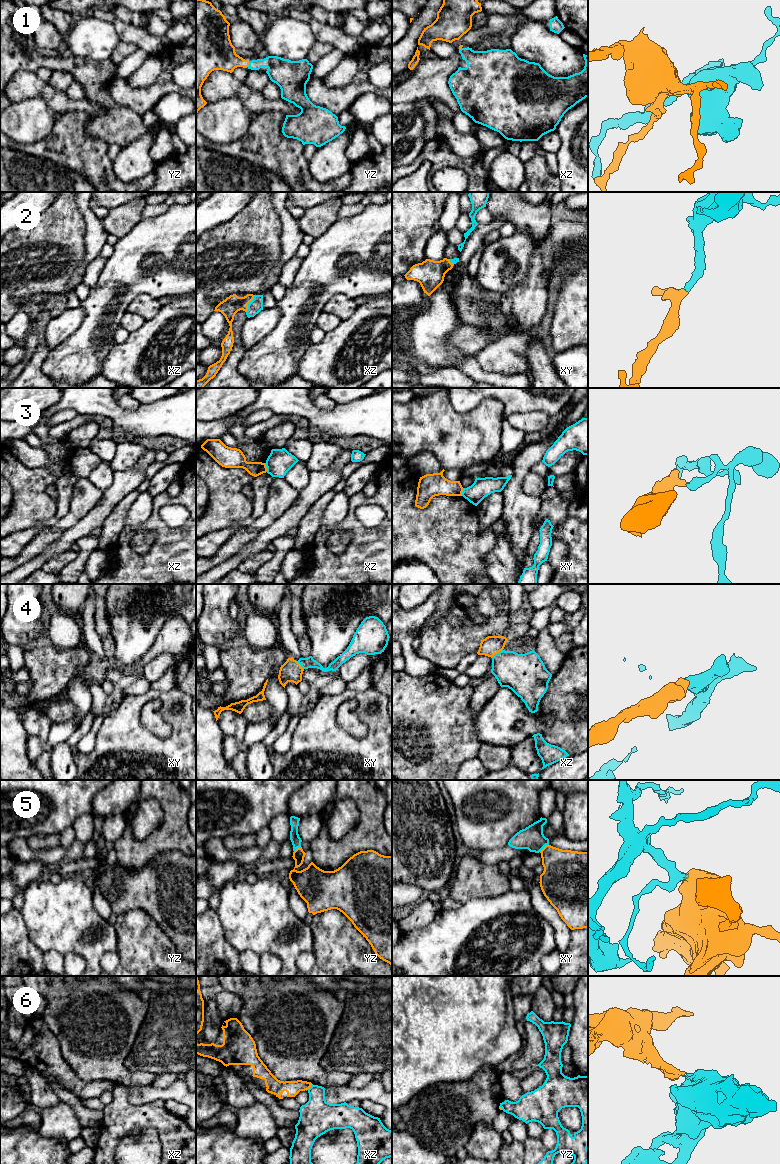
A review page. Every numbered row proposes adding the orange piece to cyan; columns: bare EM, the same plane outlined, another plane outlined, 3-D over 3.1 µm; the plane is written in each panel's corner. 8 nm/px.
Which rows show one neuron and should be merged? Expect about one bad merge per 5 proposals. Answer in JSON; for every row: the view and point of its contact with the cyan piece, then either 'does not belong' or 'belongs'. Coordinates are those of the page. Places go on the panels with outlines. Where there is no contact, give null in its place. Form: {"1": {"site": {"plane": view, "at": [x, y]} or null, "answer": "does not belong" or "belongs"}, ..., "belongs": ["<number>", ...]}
{"1": {"site": {"plane": "yz", "at": [249, 64]}, "answer": "belongs"}, "2": {"site": {"plane": "xz", "at": [249, 303]}, "answer": "belongs"}, "3": {"site": {"plane": "xz", "at": [266, 466]}, "answer": "does not belong"}, "4": {"site": {"plane": "xz", "at": [497, 653]}, "answer": "belongs"}, "5": {"site": {"plane": "xy", "at": [543, 847]}, "answer": "belongs"}, "6": {"site": {"plane": "xz", "at": [310, 1087]}, "answer": "does not belong"}, "belongs": ["1", "2", "4", "5"]}

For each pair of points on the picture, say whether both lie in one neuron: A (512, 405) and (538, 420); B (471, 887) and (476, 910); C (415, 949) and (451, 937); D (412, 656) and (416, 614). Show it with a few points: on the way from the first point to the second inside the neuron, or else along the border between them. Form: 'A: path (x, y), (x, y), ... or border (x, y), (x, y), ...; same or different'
A: border (548, 415), (514, 412), (508, 426); different
B: border (497, 895), (469, 898), (463, 903); different
C: path (424, 949), (439, 949), (442, 946); same
D: path (406, 646), (406, 624); same

